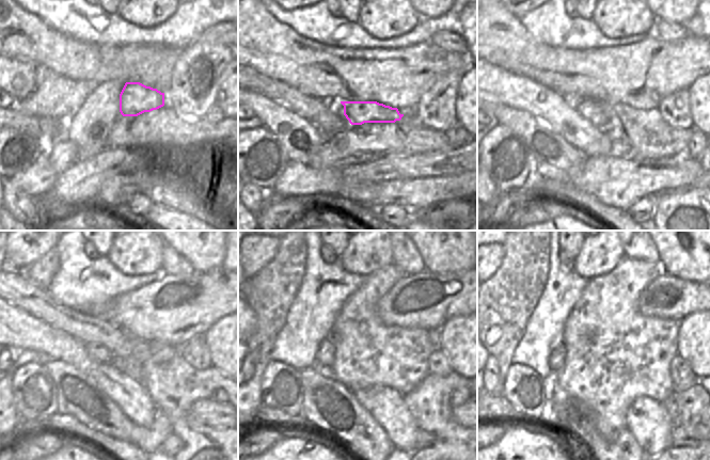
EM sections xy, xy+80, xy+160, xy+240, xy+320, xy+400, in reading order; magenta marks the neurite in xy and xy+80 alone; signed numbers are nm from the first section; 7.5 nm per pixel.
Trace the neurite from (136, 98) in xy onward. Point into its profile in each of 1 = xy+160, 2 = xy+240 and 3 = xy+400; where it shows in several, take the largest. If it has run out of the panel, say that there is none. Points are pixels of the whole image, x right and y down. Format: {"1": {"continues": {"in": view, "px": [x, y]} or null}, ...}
{"1": {"continues": {"in": "xy+160", "px": [597, 113]}}, "2": {"continues": {"in": "xy+240", "px": [95, 350]}}, "3": {"continues": {"in": "xy+400", "px": [556, 359]}}}

